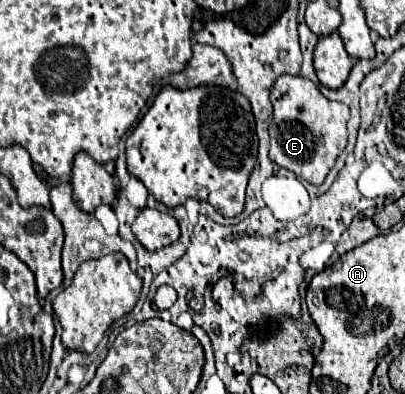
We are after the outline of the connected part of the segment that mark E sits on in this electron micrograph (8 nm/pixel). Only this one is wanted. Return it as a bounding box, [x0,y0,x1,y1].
[269,75,349,185]

